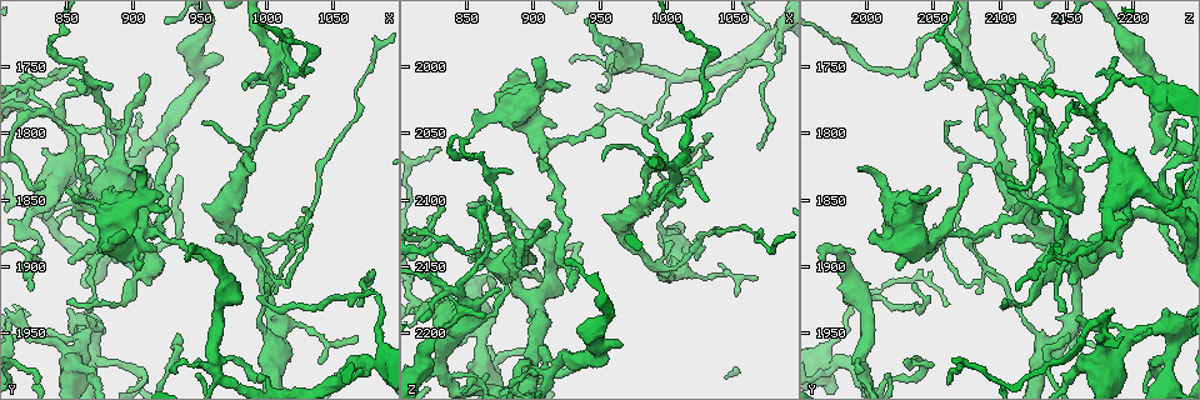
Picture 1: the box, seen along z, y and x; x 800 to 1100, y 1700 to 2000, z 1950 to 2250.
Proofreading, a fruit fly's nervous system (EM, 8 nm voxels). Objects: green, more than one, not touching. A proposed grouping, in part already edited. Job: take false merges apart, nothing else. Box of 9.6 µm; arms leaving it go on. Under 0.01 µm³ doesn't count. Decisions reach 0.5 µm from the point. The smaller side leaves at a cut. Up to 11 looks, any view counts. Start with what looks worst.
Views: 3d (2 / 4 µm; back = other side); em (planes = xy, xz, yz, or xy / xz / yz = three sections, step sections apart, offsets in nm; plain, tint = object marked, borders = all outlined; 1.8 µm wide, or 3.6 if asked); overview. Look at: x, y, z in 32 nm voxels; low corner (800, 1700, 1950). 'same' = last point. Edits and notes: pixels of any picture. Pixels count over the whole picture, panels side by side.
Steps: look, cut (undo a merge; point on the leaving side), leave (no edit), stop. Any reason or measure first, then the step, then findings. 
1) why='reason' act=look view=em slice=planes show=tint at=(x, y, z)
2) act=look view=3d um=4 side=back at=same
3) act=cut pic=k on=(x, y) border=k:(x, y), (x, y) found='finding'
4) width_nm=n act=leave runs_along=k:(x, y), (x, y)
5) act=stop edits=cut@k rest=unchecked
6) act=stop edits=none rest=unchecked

why='looks like a crossing' act=look view=em slice=planes show=borders at=(906, 1872, 2058)

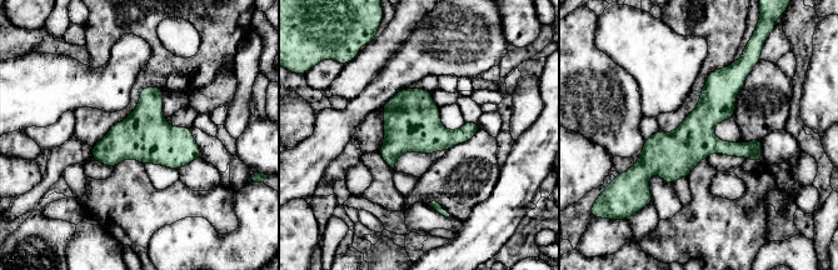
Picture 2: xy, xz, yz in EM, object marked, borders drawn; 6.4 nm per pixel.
act=leave found='continuous, no second neuron'

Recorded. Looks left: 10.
why='thin arm on a thick one' act=look view=3d um=4 at=(834, 1858, 2230)

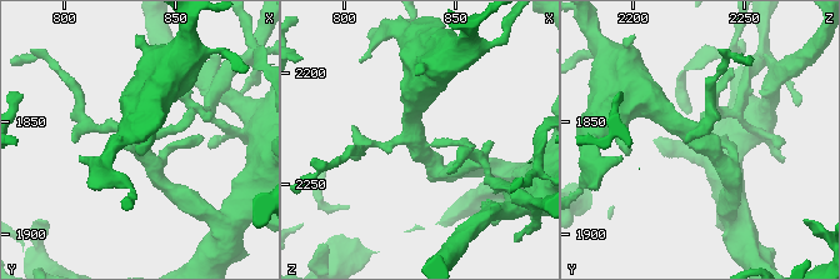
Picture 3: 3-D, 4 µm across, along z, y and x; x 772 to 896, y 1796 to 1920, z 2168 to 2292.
arms=4 act=look view=em slice=xy step=16 show=tint at=(832, 1856, 2229)

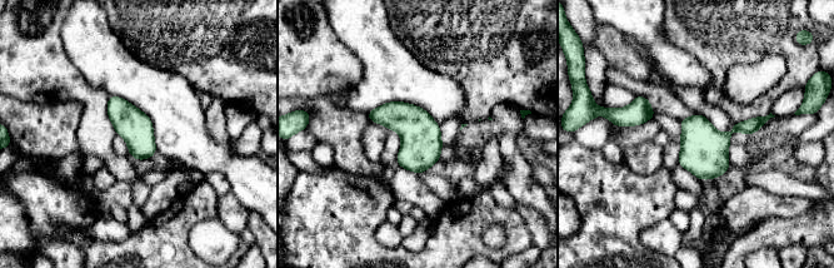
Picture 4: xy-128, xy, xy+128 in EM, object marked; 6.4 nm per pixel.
why='another direction' act=look view=em slice=planes show=tint at=same

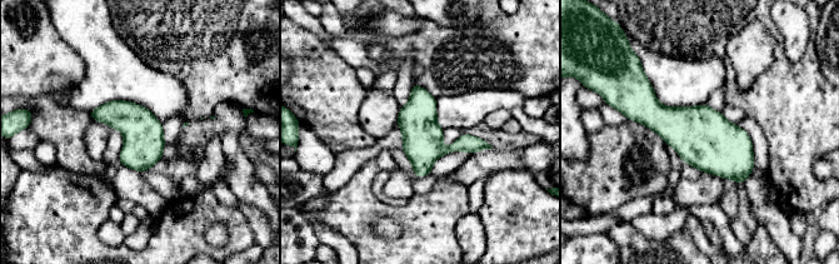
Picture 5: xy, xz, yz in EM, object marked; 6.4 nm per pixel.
act=leave found='one neuron here'

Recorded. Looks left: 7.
why='sharp bend' act=look view=em slice=yz step=16 show=tint at=(1004, 1962, 2142)

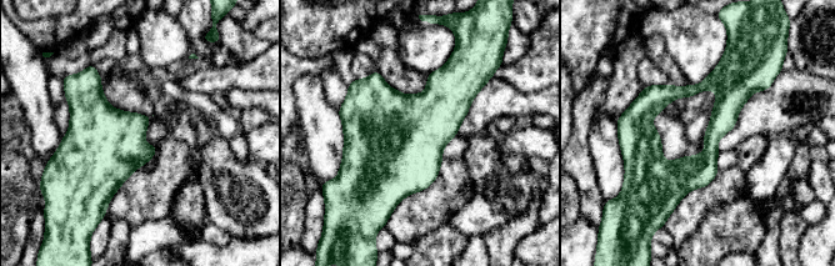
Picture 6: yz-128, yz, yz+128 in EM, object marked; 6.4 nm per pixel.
why='cut it another way' act=look view=em slice=planes show=tint at=same

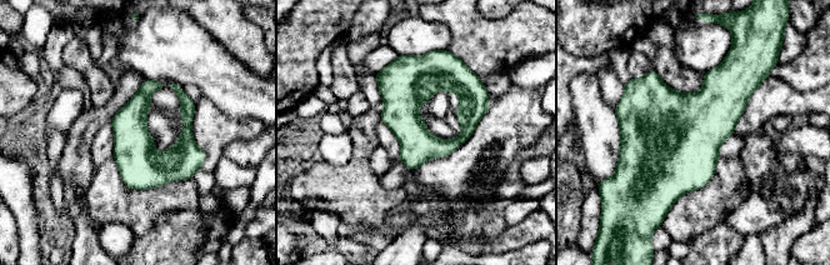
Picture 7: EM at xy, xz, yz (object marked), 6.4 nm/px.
act=leave found='all the same neuron'

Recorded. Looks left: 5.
act=look view=3d um=2 at=(960, 1978, 1998)

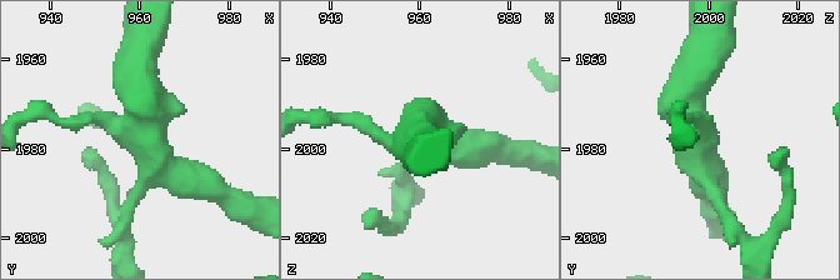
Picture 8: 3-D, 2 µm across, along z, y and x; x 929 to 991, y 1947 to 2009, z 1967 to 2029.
why='shape alone is not enough' act=look view=em slice=planes show=plain at=(961, 1977, 1997)

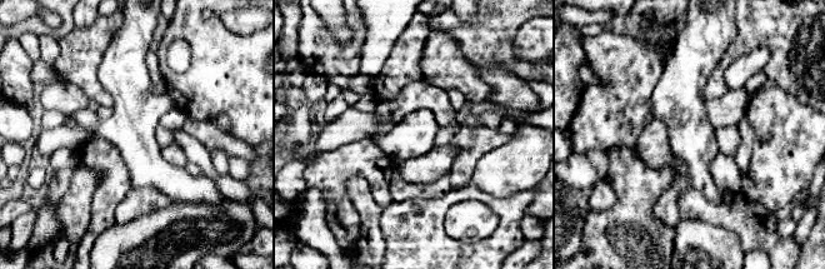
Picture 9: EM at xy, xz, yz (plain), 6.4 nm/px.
why='where the object lies' act=look view=em slice=planes show=tint at=same

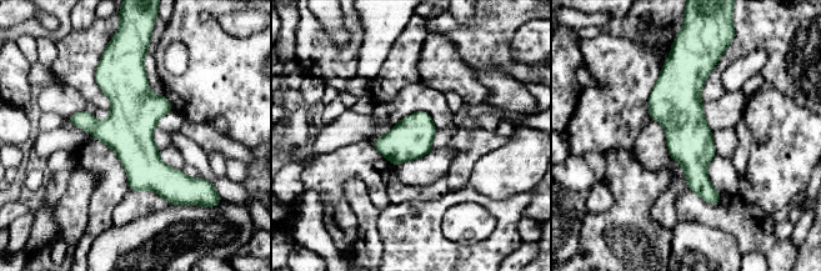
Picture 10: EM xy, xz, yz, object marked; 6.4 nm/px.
act=leave runs_along=10:(125, 64), (134, 147), (171, 201) found='one neuron here'

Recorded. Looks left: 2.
act=stop edits=none rest=unchecked

